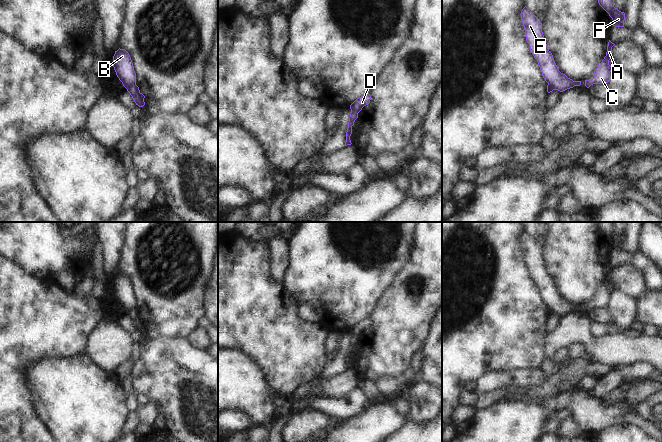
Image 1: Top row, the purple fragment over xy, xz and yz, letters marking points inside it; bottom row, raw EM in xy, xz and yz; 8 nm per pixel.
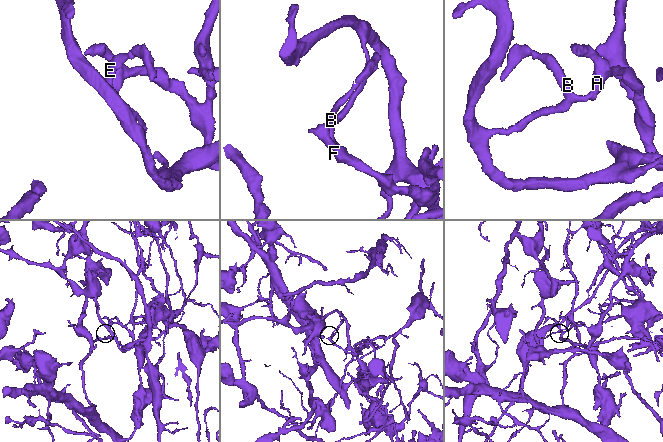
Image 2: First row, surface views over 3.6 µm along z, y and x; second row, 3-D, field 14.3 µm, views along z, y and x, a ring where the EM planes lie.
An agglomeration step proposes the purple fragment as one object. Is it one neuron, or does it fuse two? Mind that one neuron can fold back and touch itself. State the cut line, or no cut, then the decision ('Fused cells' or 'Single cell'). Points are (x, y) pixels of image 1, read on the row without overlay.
Split along xy (135, 307), (126, 312). Fused cells.

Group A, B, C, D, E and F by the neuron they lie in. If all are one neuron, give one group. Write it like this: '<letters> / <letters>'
A B C E F / D

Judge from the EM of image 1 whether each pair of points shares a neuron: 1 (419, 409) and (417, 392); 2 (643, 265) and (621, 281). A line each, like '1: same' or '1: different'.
1: same
2: different

